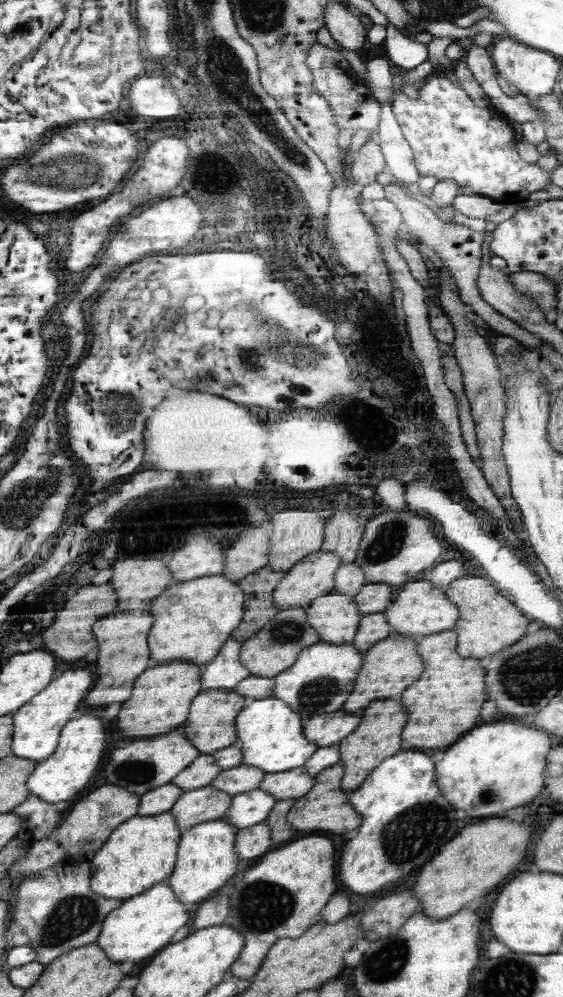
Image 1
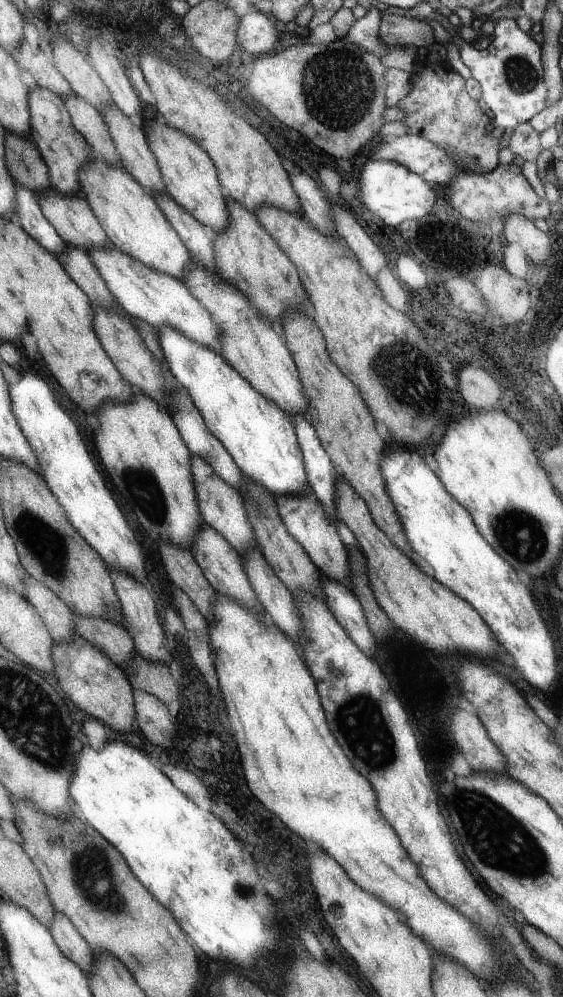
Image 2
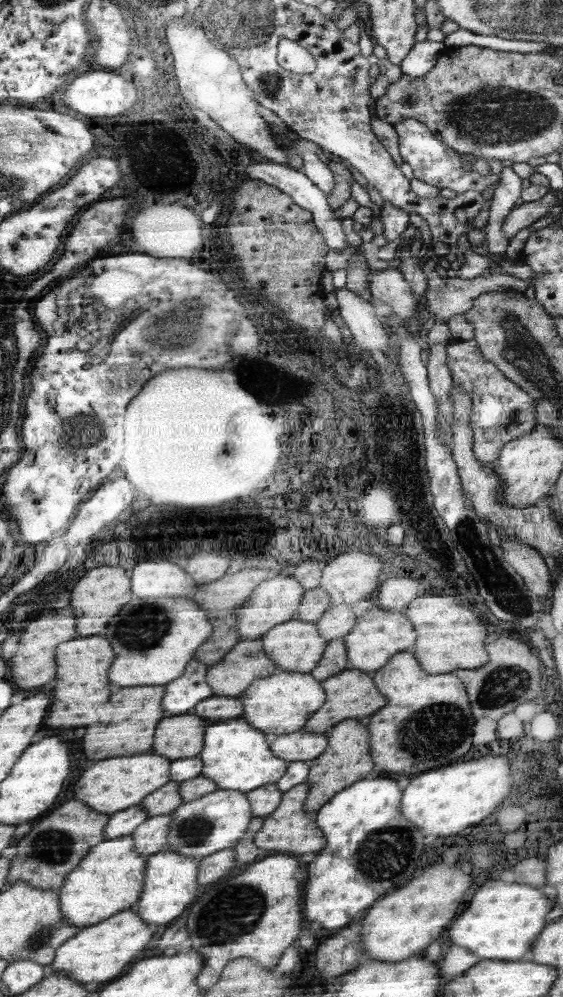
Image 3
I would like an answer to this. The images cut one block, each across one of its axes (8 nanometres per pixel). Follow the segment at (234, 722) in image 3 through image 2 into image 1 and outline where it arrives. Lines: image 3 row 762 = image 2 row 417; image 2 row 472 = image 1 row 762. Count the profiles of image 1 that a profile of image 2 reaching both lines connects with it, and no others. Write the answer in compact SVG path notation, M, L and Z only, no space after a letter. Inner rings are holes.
M281 698L250 699L237 718L237 743L243 752L243 763L257 766L266 773L285 773L304 767L319 747L306 735L304 719Z

